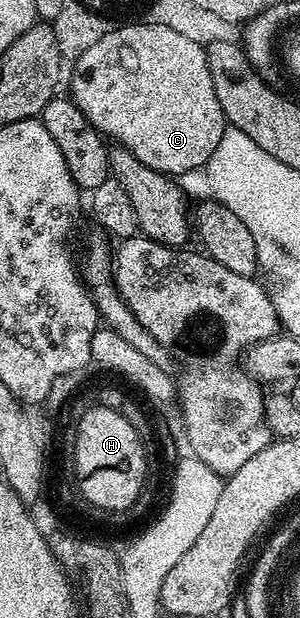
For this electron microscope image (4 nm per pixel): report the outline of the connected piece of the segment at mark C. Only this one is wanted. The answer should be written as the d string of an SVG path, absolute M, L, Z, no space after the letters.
M153 20L134 22L131 26L118 24L114 31L108 32L106 36L102 36L100 40L96 41L96 44L92 44L87 51L83 52L80 58L76 60L72 71L72 86L74 86L72 99L80 108L82 115L96 127L99 134L107 139L115 138L118 141L115 143L121 149L132 152L132 156L136 156L136 160L140 160L140 164L144 164L150 170L171 176L186 174L189 170L201 171L205 167L206 161L212 156L212 152L216 152L216 144L220 144L220 136L224 136L228 123L224 112L220 108L220 100L216 100L216 88L212 84L212 76L208 72L206 51L203 43L197 37L181 35L175 29L168 28L164 24Z

